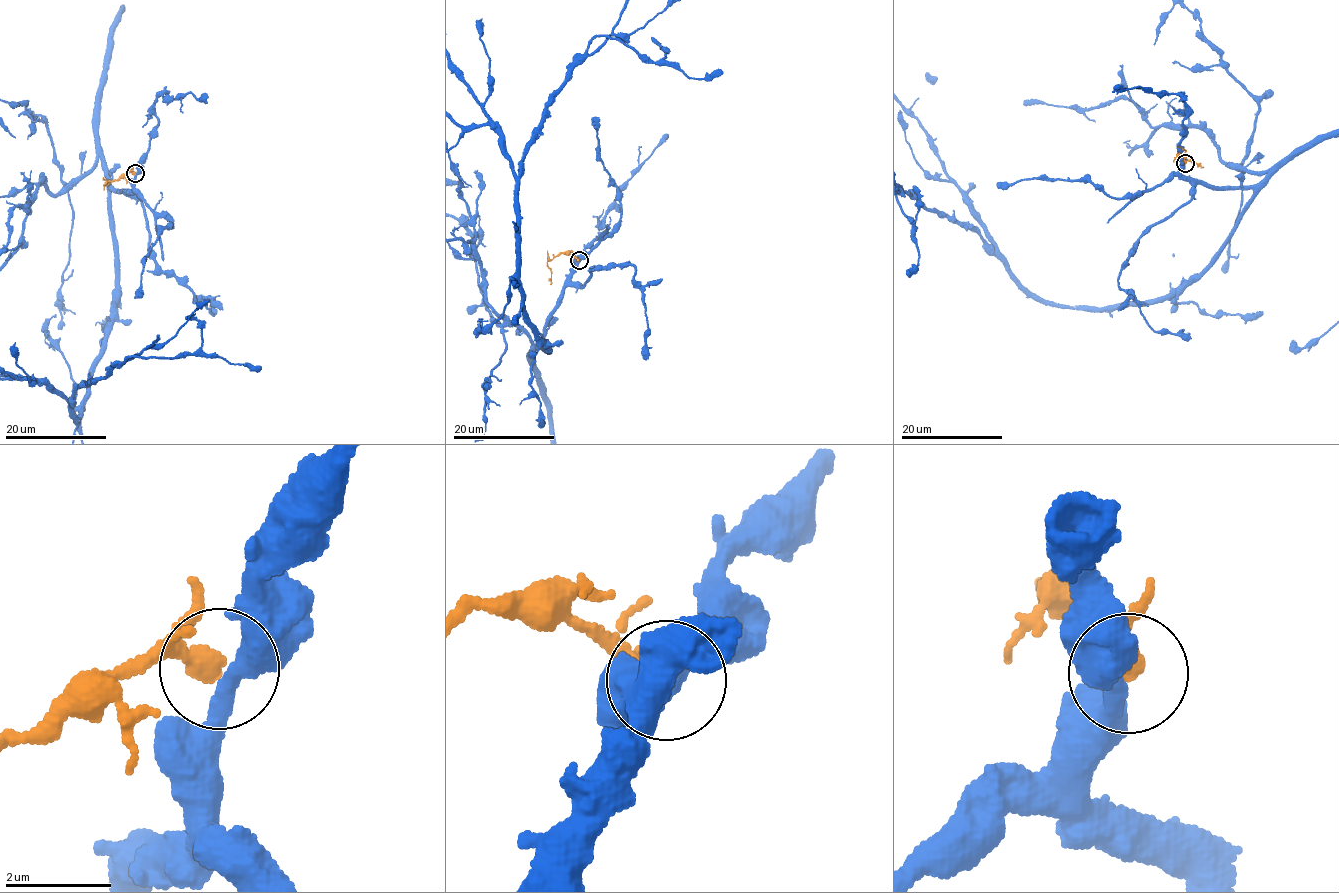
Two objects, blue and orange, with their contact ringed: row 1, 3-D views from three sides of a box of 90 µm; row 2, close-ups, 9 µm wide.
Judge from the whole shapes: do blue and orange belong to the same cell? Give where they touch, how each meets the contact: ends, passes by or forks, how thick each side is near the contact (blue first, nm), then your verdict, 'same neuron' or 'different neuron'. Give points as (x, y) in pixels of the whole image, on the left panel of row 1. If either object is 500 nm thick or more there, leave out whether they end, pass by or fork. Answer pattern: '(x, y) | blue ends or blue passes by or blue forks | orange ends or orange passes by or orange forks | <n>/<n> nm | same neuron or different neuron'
(135, 173) | blue passes by | orange passes by | 340/280 nm | different neuron

